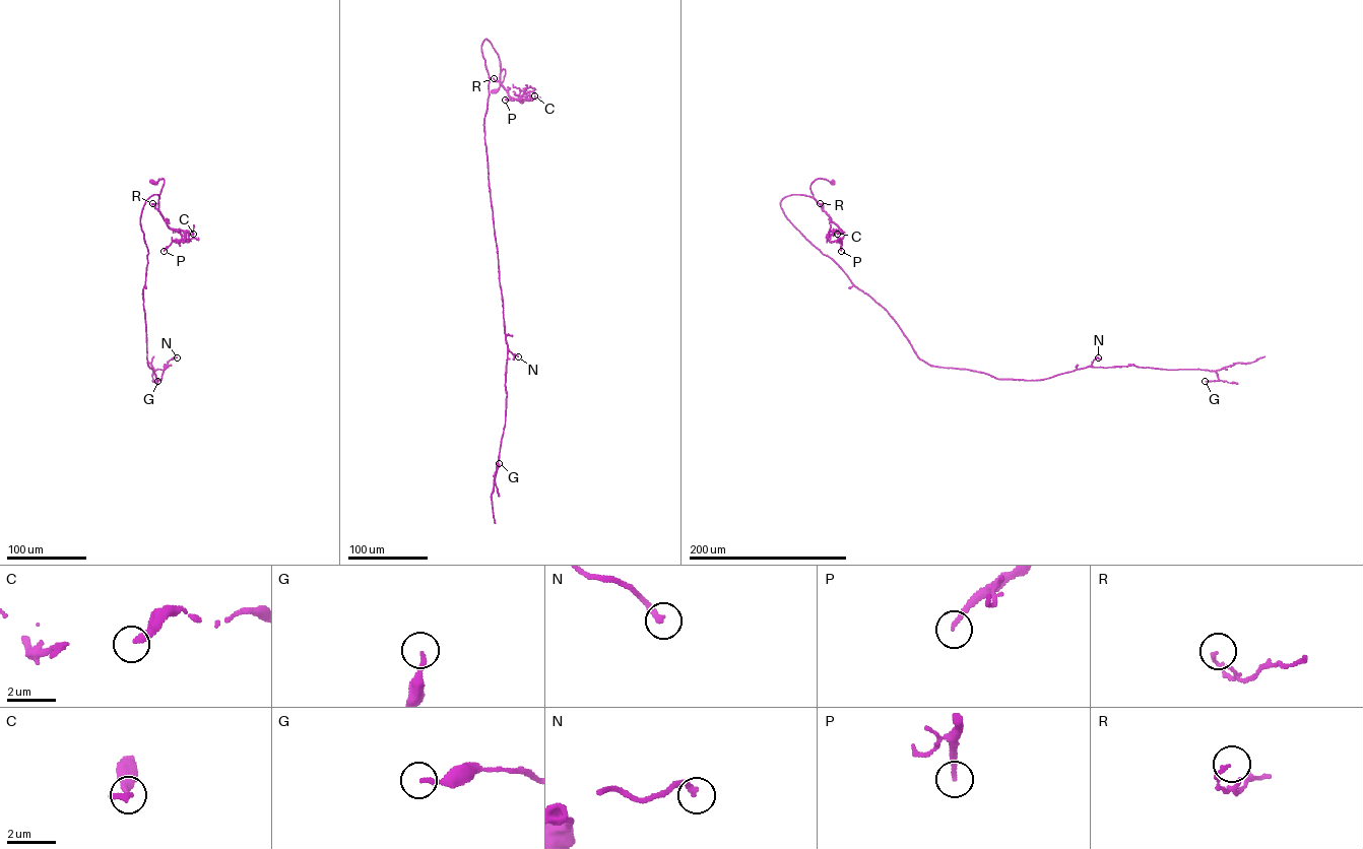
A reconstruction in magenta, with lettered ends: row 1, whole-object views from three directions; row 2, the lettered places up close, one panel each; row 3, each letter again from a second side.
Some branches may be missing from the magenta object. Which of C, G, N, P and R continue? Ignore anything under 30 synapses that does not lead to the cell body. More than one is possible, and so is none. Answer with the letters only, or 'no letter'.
C

